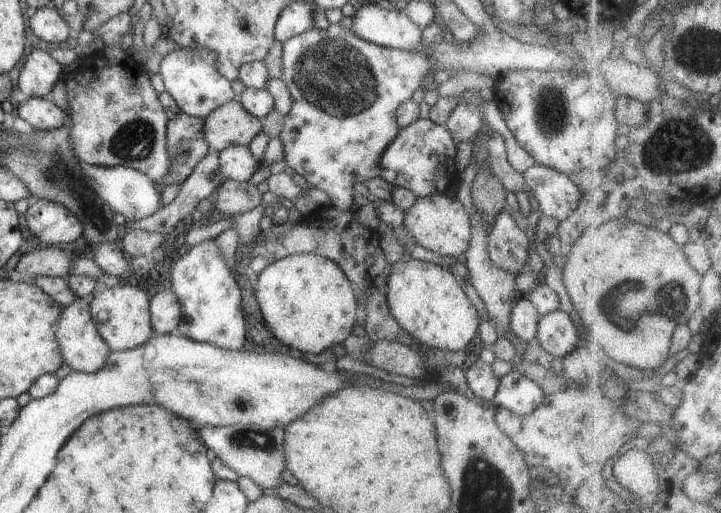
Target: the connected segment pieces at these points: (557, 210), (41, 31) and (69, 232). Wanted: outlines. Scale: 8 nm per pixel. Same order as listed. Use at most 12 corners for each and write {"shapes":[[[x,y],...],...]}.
{"shapes":[[[535,162],[523,177],[544,216],[564,220],[577,184]],[[55,8],[30,17],[32,32],[44,42],[62,42],[72,28]],[[38,199],[26,212],[36,243],[55,246],[83,235],[64,205]]]}

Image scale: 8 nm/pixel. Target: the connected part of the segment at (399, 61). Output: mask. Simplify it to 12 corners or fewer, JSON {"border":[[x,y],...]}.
{"border":[[332,23],[282,43],[284,161],[330,205],[380,177],[431,68]]}

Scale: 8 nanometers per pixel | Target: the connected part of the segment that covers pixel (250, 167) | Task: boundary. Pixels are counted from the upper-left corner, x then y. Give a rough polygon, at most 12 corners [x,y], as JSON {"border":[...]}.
{"border":[[248,145],[219,152],[226,179],[246,182],[261,164]]}

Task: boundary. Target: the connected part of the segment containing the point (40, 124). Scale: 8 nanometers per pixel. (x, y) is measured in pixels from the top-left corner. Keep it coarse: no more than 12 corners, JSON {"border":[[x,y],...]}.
{"border":[[50,98],[21,102],[14,115],[39,131],[59,129],[68,114]]}

